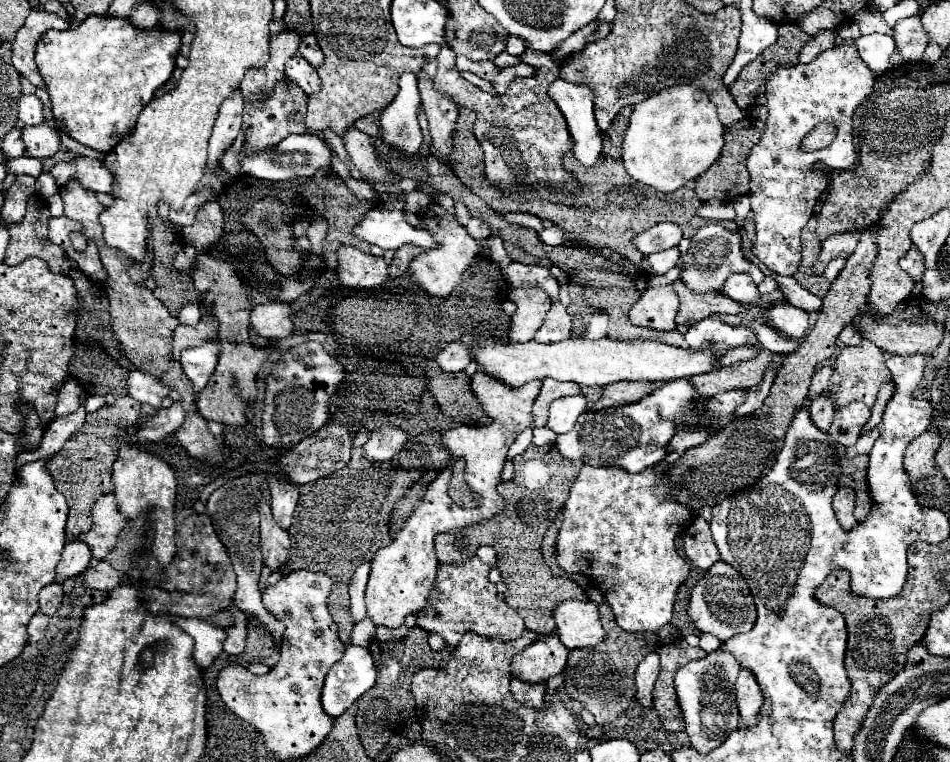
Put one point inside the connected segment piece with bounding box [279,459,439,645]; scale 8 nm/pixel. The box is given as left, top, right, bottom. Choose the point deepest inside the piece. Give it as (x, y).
(341, 521)

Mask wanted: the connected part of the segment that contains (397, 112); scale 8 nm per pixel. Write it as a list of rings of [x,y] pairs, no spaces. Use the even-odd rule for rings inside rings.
[[[403,73],[399,77],[397,97],[381,113],[381,139],[389,145],[399,145],[409,155],[417,153],[423,143],[423,133],[417,123],[419,105],[417,77],[413,73]]]

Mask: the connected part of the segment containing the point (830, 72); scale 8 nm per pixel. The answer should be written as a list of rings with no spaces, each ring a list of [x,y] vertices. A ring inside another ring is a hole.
[[[853,45],[845,47],[831,47],[829,51],[821,53],[817,59],[813,59],[807,65],[795,65],[795,67],[779,67],[771,79],[767,81],[767,121],[765,131],[759,139],[759,143],[751,149],[747,157],[747,169],[751,175],[751,211],[755,213],[755,225],[757,225],[757,239],[753,245],[753,253],[775,273],[779,275],[793,275],[801,261],[801,243],[799,233],[805,227],[805,223],[813,215],[813,205],[819,199],[819,195],[827,189],[829,177],[835,171],[849,169],[857,155],[855,155],[855,131],[857,131],[857,115],[859,109],[863,109],[865,99],[869,99],[869,91],[873,91],[874,73],[859,59],[857,49]],[[829,121],[837,127],[837,139],[815,153],[805,153],[801,149],[803,137],[819,123]]]

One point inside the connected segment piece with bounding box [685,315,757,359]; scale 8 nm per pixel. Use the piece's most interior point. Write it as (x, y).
(713, 334)

